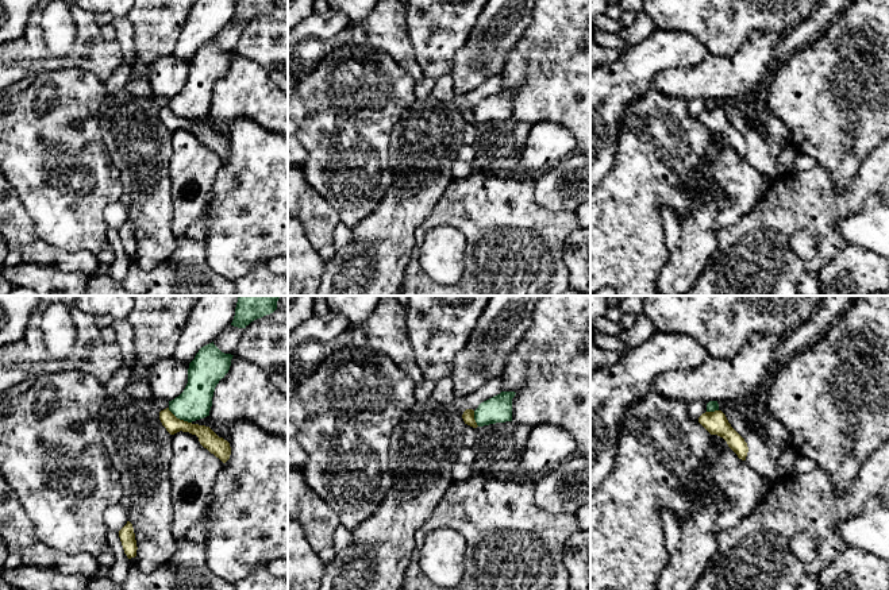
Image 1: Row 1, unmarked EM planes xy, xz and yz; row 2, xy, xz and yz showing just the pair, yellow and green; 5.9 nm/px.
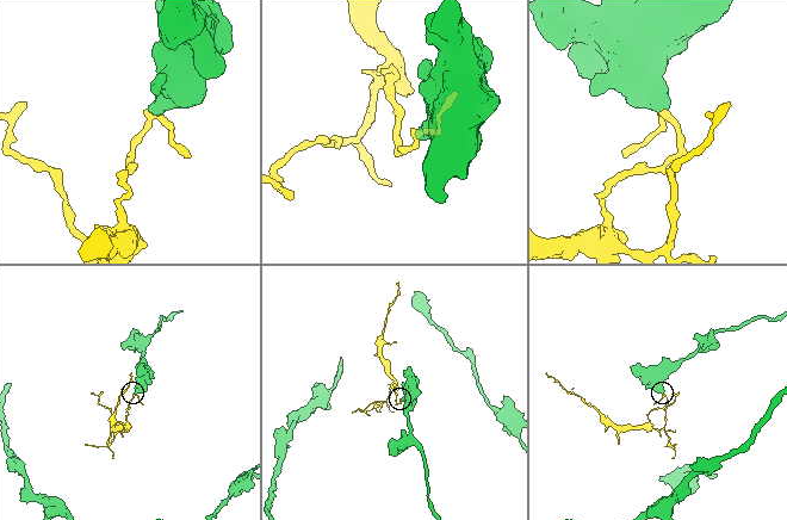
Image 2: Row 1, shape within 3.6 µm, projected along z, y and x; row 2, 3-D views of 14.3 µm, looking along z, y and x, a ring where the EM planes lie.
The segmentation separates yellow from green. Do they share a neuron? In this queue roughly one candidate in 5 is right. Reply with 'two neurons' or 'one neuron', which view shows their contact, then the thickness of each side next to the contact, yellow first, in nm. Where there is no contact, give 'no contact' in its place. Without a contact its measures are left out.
two neurons | xy | 110/200 nm

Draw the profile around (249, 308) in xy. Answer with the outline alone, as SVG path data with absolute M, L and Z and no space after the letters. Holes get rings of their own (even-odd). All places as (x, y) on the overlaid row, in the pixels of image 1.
M238 296L231 325L246 328L251 321L273 313L280 296Z

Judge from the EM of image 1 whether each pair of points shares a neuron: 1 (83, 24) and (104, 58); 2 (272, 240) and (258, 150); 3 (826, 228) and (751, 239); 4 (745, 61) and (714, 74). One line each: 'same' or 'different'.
1: same
2: same
3: same
4: same

